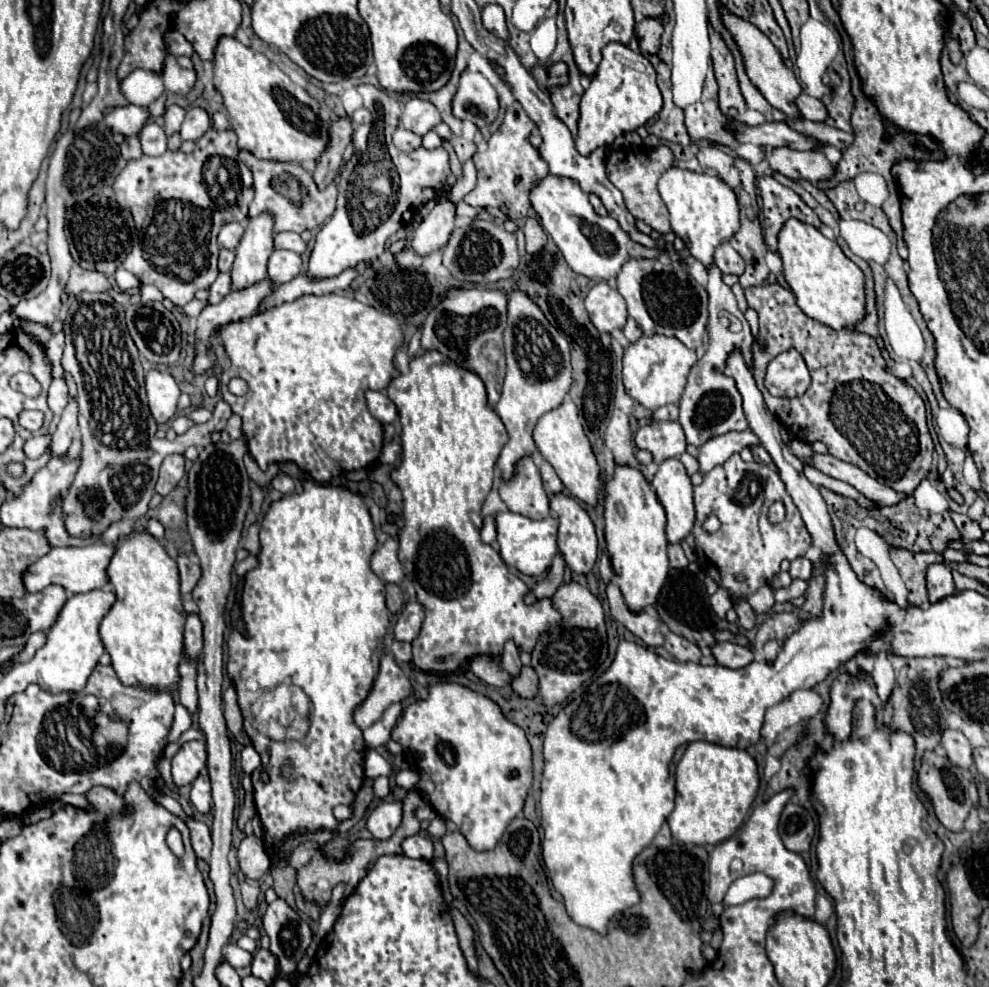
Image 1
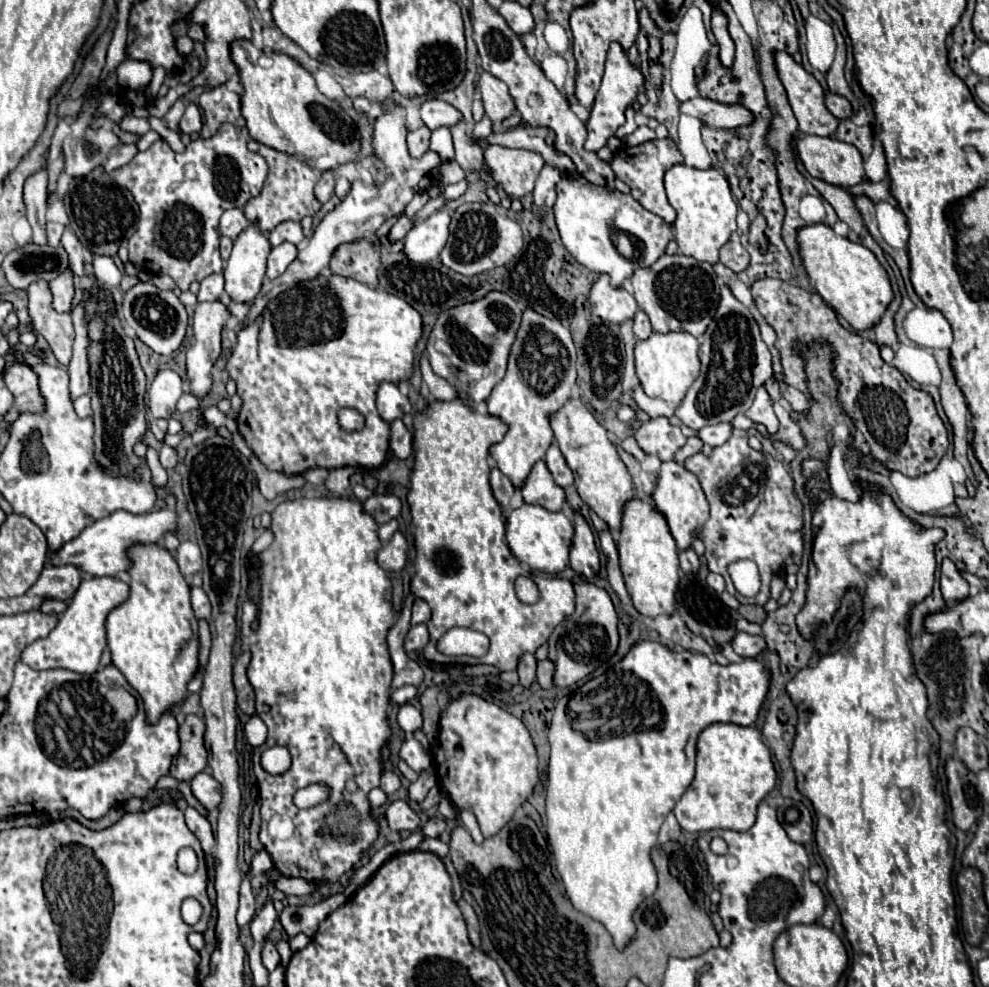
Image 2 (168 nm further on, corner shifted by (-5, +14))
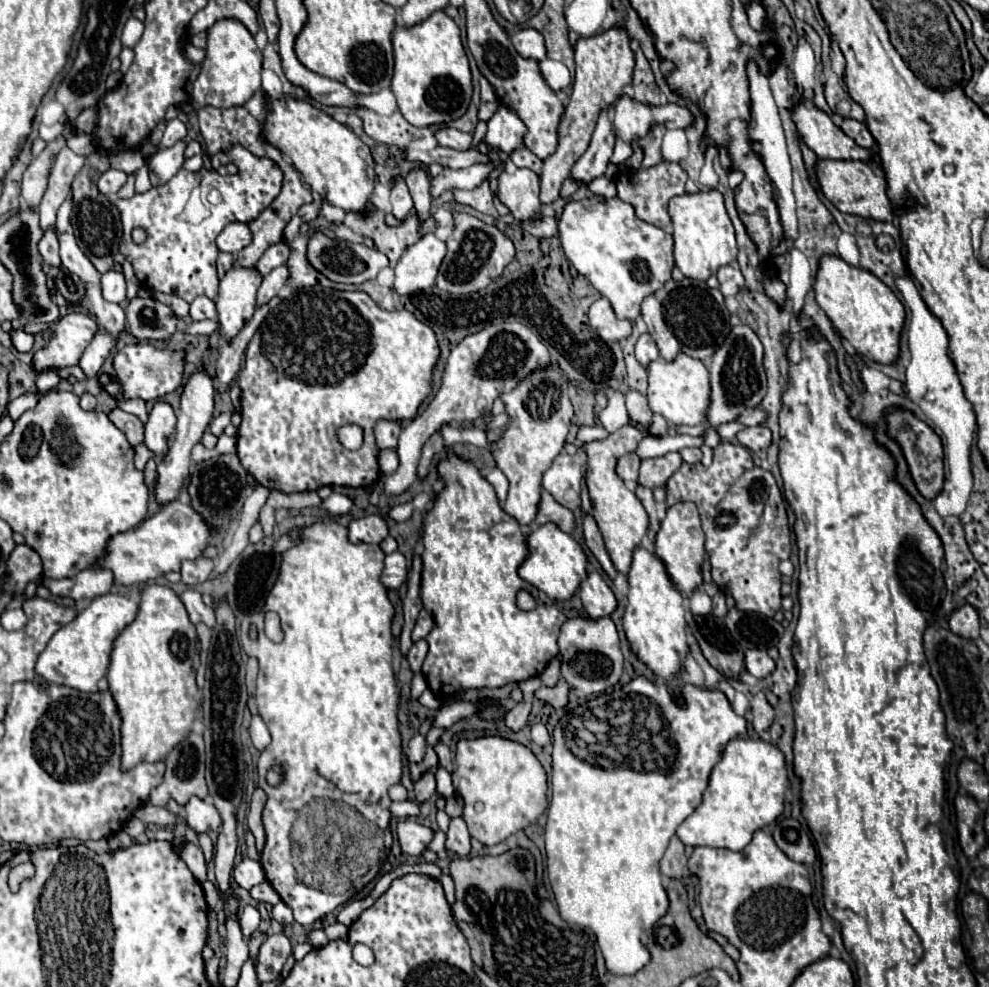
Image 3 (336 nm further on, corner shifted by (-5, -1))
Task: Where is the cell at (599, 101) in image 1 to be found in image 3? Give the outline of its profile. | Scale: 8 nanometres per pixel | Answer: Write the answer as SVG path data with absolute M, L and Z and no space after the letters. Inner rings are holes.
M603 111L599 115L589 149L575 161L569 177L583 185L589 185L593 179L605 175L609 159L613 155L613 145L615 145L615 135L611 131L611 121L607 111Z

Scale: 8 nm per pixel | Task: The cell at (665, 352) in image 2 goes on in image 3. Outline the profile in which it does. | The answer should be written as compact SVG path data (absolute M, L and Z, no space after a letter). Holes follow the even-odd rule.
M677 355L673 363L667 363L665 359L657 359L647 367L649 373L649 409L653 413L663 415L673 425L701 425L707 419L709 409L709 371L699 359L693 359L689 355Z

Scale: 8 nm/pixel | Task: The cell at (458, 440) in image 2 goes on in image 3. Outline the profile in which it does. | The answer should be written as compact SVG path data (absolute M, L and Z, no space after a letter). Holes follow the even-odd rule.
M449 455L439 465L439 475L445 481L445 487L439 491L423 527L425 551L421 555L421 601L437 625L425 637L429 643L429 653L423 663L423 675L435 697L443 701L457 697L467 689L503 687L507 683L521 683L541 675L547 663L559 653L557 635L565 623L565 615L539 589L519 577L517 569L529 555L527 537L523 535L517 519L501 509L493 487L481 477L477 467ZM521 589L533 595L537 601L535 609L523 611L517 607L517 593Z

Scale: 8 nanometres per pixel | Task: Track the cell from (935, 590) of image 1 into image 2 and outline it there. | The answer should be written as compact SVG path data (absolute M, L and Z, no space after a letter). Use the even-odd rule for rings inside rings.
M945 558L941 564L941 594L947 602L961 600L961 596L969 594L969 584L959 574L953 560Z

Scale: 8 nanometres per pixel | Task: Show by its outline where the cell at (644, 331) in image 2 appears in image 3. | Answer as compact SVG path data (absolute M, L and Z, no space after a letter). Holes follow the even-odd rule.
M645 333L645 335L641 335L641 337L637 339L635 357L637 357L637 361L639 361L643 367L647 367L651 361L659 359L659 349L657 349L657 345L655 345L655 341L653 341L653 337L651 337L649 333Z

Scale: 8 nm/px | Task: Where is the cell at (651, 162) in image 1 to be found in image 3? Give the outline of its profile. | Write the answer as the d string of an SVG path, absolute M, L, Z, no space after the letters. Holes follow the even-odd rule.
M659 163L651 169L637 169L637 171L623 169L617 175L617 197L623 199L625 203L631 203L641 221L667 229L671 225L671 219L667 215L667 203L671 197L685 193L685 181L687 173L677 163Z

